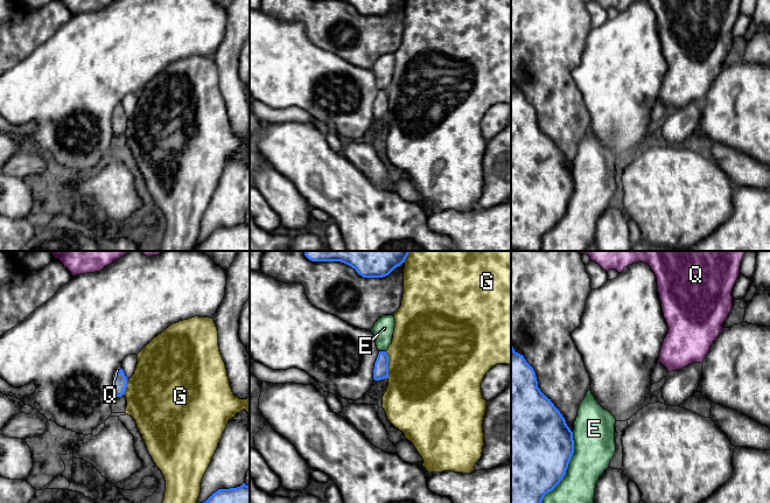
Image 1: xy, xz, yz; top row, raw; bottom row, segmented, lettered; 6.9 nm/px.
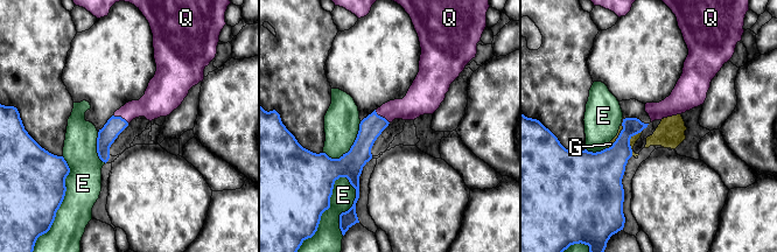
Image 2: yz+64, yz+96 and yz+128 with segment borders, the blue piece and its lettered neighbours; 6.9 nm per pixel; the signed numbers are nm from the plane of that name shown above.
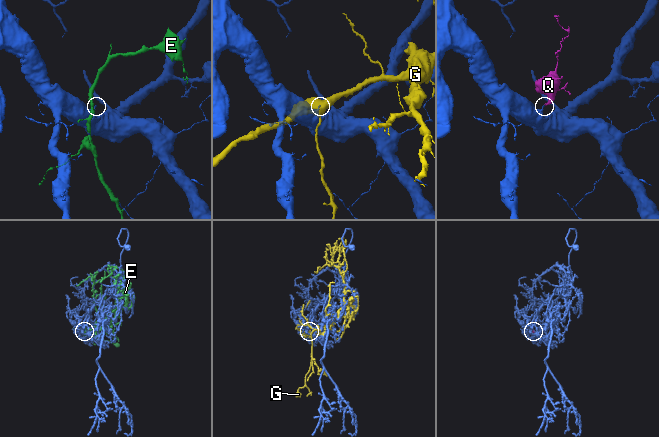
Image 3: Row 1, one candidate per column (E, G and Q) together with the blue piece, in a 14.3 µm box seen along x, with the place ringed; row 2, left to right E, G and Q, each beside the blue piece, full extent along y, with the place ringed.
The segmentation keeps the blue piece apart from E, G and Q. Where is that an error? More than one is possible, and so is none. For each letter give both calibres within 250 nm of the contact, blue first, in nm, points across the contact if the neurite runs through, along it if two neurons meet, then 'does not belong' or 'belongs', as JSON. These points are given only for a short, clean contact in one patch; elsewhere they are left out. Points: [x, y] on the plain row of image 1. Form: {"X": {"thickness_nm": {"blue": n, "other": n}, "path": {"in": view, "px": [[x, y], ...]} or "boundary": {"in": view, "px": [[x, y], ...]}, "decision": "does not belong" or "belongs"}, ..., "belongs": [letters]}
{"E": {"thickness_nm": {"blue": 500, "other": 300}, "decision": "does not belong"}, "G": {"thickness_nm": {"blue": 110, "other": 500}, "decision": "does not belong"}, "Q": {"thickness_nm": {"blue": 100, "other": 30}, "path": {"in": "xy", "px": [[119, 118], [119, 109], [117, 109]]}, "decision": "belongs"}, "belongs": ["Q"]}

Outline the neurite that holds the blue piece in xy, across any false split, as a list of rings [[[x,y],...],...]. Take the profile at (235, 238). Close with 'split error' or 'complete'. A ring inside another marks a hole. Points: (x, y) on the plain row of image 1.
[[[250,225],[218,228],[205,240],[196,243],[192,251],[250,251]]]; complete

